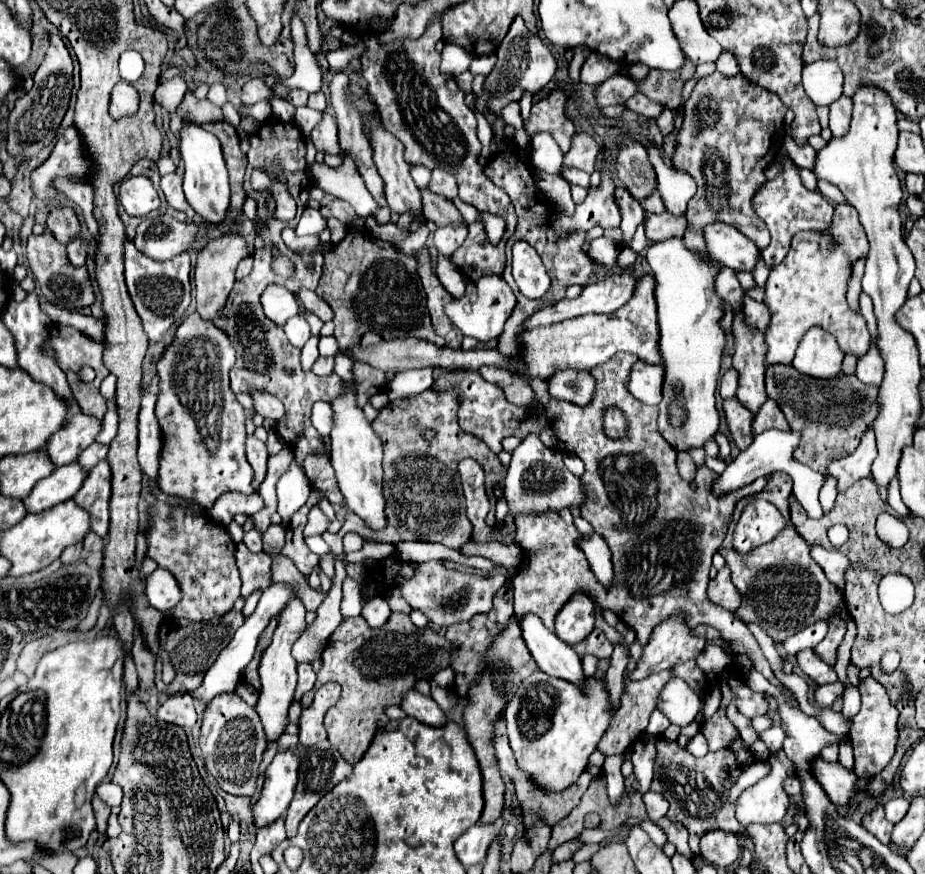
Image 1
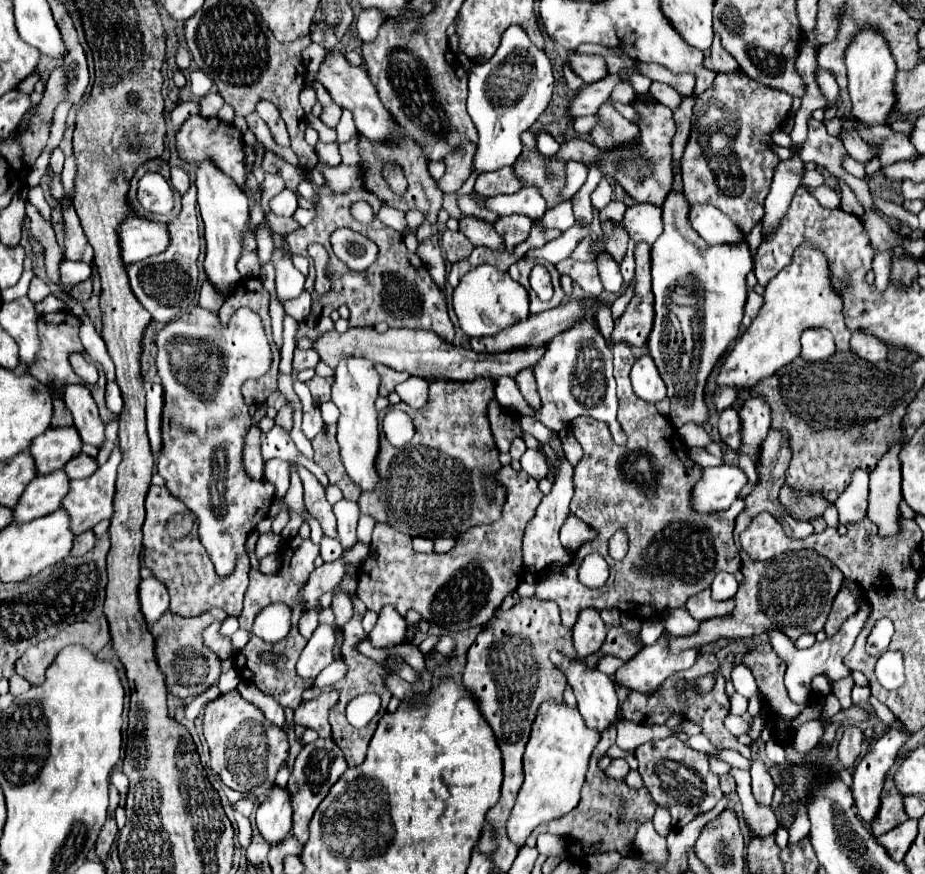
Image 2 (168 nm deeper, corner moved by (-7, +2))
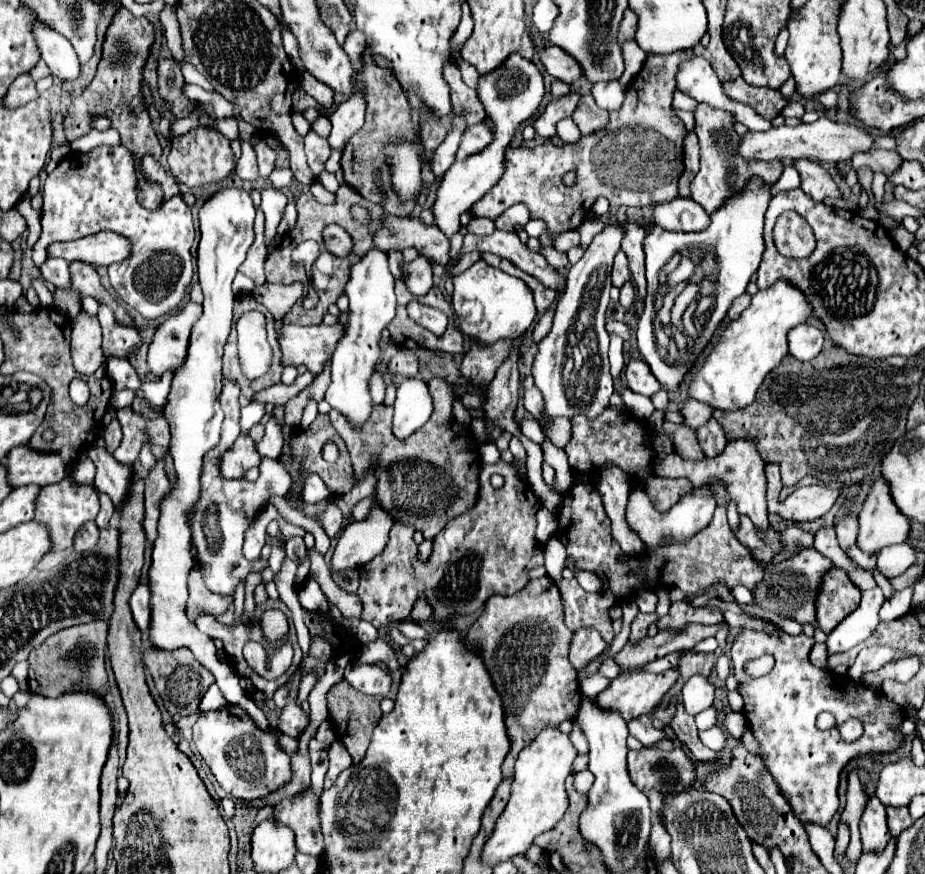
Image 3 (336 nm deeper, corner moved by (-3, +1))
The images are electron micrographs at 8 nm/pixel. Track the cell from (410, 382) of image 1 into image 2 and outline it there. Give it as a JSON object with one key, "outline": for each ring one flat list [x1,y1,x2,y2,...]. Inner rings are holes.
{"outline":[[409,377,407,381,399,383,395,387,397,395,401,401,405,401,411,407,423,407,427,403,427,393,429,393,429,381,423,377]]}

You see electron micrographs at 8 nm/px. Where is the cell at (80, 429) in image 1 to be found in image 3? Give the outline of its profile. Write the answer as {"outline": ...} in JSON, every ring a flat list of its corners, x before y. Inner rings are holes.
{"outline":[[15,446,7,454,7,482,11,488,35,484,47,486,67,476,65,464,59,454,37,454,29,446]]}

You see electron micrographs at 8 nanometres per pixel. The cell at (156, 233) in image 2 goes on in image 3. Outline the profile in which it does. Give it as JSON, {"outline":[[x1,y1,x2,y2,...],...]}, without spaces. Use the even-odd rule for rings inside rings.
{"outline":[[97,232,71,242,53,242,47,246,47,256,67,262,79,260,93,266,109,266,123,262,131,254,131,242,115,232]]}

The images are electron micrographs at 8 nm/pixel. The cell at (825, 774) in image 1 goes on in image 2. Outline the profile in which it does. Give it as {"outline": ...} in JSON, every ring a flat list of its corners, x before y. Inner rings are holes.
{"outline":[[891,731,875,743,873,751,869,751,867,755,855,761,851,773,853,775,851,793,853,793,855,807,859,809,859,817,863,821,871,823,875,819,879,811,879,797,883,791,885,775,895,763,895,755,899,753,899,749,907,739,909,739,907,731,903,733]]}

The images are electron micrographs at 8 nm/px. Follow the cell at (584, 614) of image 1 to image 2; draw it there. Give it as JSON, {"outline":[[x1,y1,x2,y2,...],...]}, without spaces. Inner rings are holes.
{"outline":[[587,607,587,611,579,613,579,619,573,627,573,645,577,655,587,657,591,653,597,653,603,645,607,635,607,627,593,607]]}

